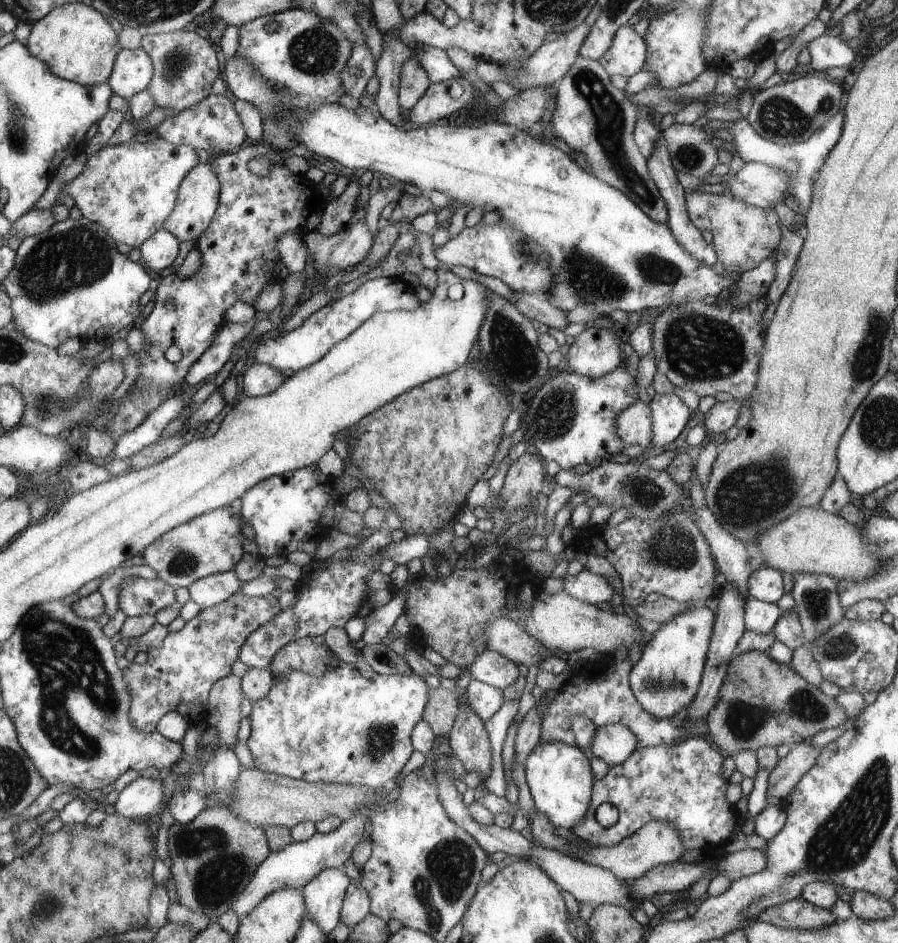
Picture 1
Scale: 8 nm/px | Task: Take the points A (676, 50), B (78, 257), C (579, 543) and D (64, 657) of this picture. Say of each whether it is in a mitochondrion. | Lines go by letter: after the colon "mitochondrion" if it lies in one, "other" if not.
A: other
B: mitochondrion
C: other
D: mitochondrion

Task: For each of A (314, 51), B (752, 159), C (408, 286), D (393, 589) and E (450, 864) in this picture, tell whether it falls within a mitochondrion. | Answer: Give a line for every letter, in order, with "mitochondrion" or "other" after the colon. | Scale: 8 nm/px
A: mitochondrion
B: other
C: other
D: other
E: mitochondrion

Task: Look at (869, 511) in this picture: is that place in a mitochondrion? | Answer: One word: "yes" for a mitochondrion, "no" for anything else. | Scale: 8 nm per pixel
no

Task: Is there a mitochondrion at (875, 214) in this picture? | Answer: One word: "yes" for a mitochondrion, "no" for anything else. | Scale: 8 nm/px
no

